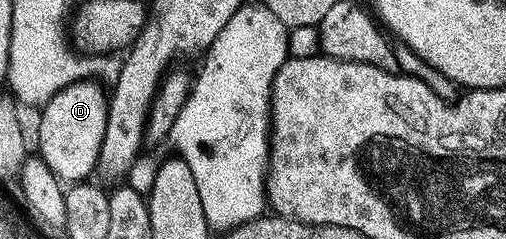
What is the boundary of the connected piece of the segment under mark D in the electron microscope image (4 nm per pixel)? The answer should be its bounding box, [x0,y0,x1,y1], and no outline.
[37,81,108,185]

